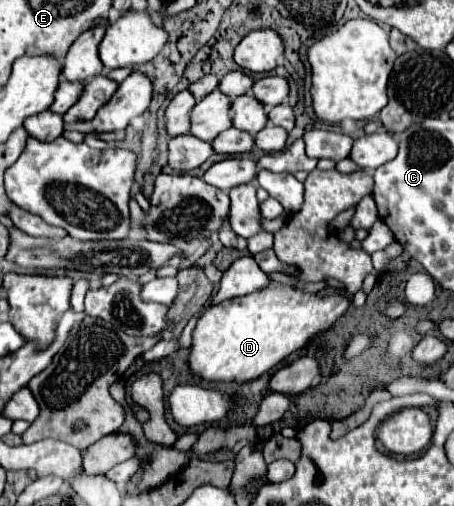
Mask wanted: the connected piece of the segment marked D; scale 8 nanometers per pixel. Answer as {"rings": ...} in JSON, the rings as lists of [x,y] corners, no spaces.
{"rings":[[[277,281],[259,293],[227,299],[197,319],[187,357],[189,371],[205,381],[253,381],[301,349],[317,333],[329,329],[347,307],[349,301],[345,297],[301,293]]]}

